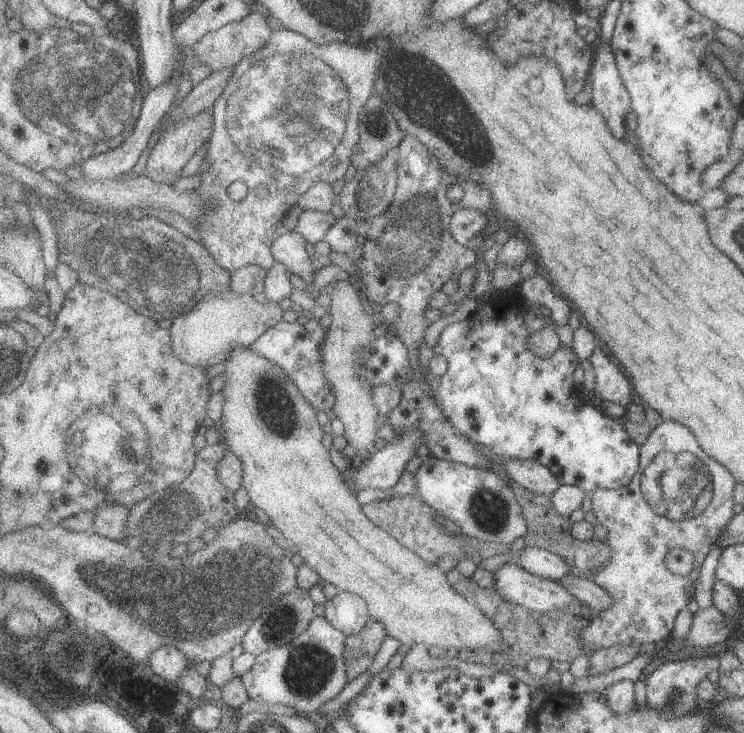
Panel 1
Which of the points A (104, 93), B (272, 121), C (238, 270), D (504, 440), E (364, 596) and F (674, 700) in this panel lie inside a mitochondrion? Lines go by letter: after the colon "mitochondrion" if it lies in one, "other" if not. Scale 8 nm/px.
A: mitochondrion
B: mitochondrion
C: other
D: other
E: other
F: mitochondrion

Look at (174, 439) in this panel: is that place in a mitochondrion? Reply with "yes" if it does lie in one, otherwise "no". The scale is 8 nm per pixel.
no

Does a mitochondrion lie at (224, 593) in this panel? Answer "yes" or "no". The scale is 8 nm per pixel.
yes

